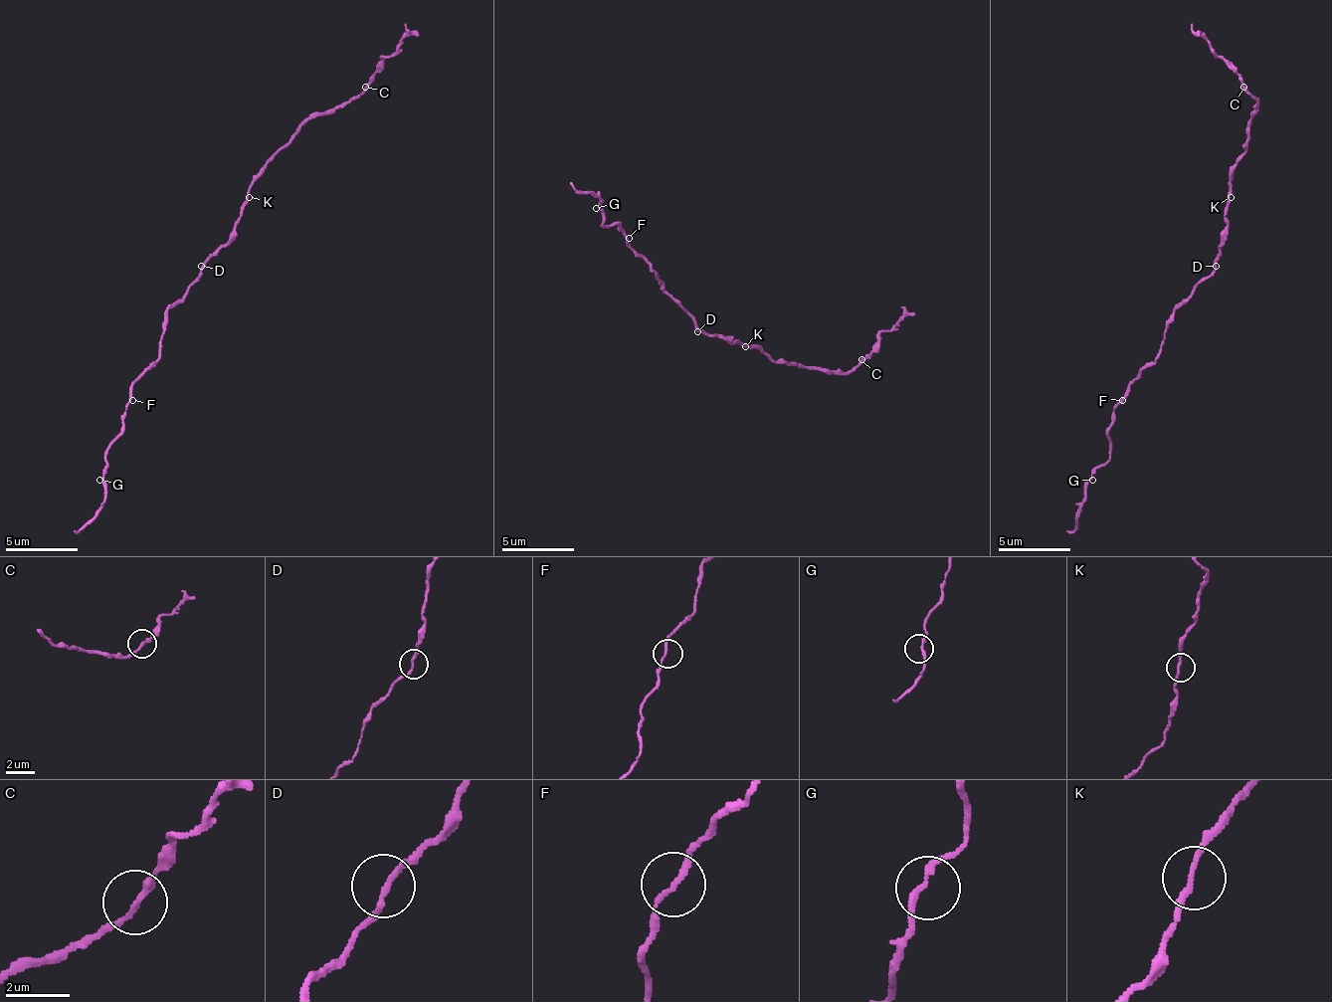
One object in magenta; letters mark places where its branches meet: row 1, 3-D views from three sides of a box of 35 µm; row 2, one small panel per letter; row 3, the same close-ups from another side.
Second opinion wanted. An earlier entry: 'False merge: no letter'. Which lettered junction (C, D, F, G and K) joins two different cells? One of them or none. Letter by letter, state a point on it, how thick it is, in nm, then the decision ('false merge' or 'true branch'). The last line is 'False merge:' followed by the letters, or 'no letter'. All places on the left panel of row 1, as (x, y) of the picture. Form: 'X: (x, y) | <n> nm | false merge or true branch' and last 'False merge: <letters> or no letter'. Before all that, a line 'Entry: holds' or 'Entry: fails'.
Entry: holds
C: (365, 87) | 170 nm | true branch
D: (201, 266) | 160 nm | true branch
F: (132, 400) | 170 nm | true branch
G: (99, 480) | 180 nm | true branch
K: (249, 197) | 160 nm | true branch
False merge: no letter

